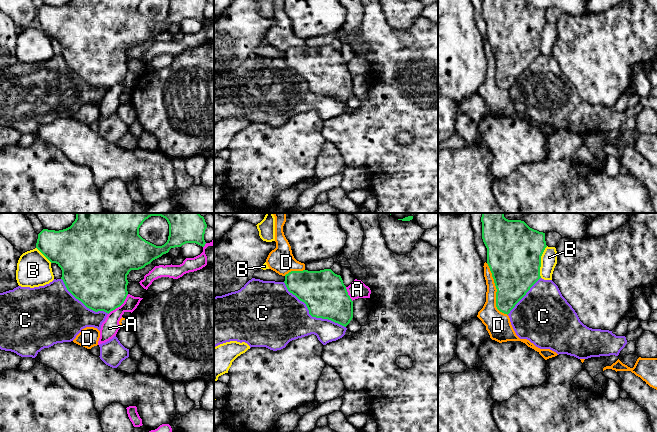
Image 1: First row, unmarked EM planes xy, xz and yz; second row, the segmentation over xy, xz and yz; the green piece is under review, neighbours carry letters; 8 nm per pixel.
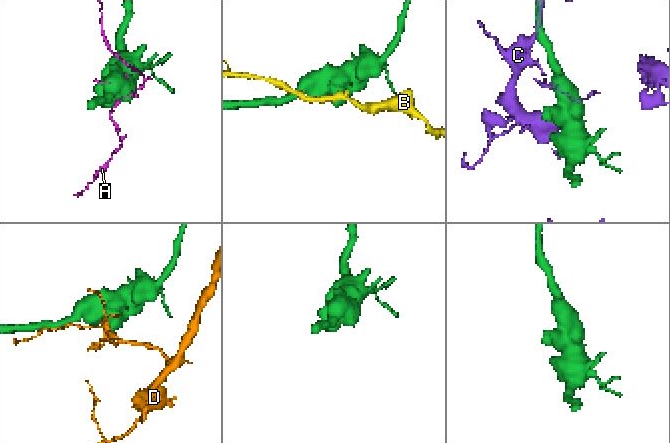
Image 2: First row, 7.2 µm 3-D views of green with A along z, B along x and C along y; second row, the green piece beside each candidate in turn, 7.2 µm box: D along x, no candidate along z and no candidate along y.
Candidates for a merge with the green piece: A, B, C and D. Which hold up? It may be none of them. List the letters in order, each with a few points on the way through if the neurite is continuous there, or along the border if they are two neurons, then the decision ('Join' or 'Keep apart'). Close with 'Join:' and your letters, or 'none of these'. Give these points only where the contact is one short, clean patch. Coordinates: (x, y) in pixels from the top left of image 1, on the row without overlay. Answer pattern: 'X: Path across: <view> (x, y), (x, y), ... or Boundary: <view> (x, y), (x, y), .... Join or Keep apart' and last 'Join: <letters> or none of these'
A: Keep apart
B: Keep apart
C: Keep apart
D: Keep apart
Join: none of these

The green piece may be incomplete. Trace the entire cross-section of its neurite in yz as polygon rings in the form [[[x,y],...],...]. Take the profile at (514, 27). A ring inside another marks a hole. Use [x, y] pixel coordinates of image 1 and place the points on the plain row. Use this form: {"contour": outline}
{"contour": [[[482,0],[482,15],[497,65],[496,83],[508,91],[541,54],[545,9],[527,0]]]}

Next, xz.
{"contour": [[[331,45],[291,47],[284,57],[288,67],[304,78],[312,93],[328,95],[346,103],[353,94],[353,77],[340,51]]]}

